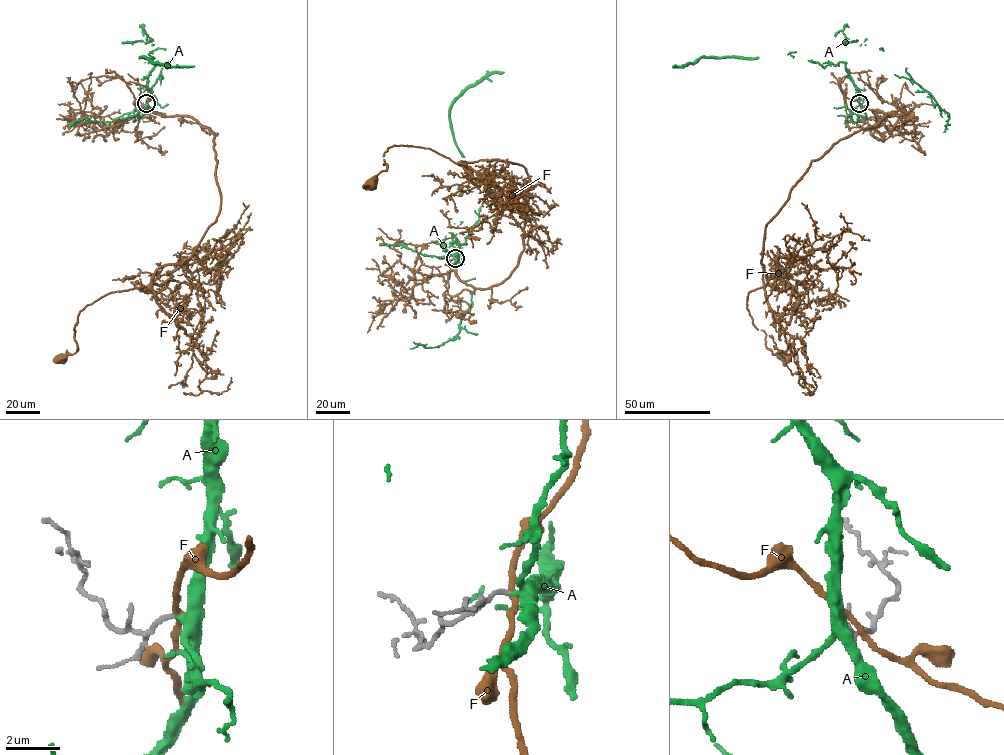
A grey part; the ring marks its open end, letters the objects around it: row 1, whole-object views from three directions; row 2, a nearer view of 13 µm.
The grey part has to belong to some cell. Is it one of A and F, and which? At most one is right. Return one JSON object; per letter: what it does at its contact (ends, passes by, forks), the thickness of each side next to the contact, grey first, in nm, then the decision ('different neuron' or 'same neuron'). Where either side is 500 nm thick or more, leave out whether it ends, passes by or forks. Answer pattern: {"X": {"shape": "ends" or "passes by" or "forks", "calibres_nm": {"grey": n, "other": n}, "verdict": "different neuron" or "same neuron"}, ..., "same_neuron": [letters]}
{"A": {"shape": "forks", "calibres_nm": {"grey": 170, "other": 320}, "verdict": "same neuron"}, "F": {"shape": "passes by", "calibres_nm": {"grey": 170, "other": 220}, "verdict": "different neuron"}, "same_neuron": ["A"]}

